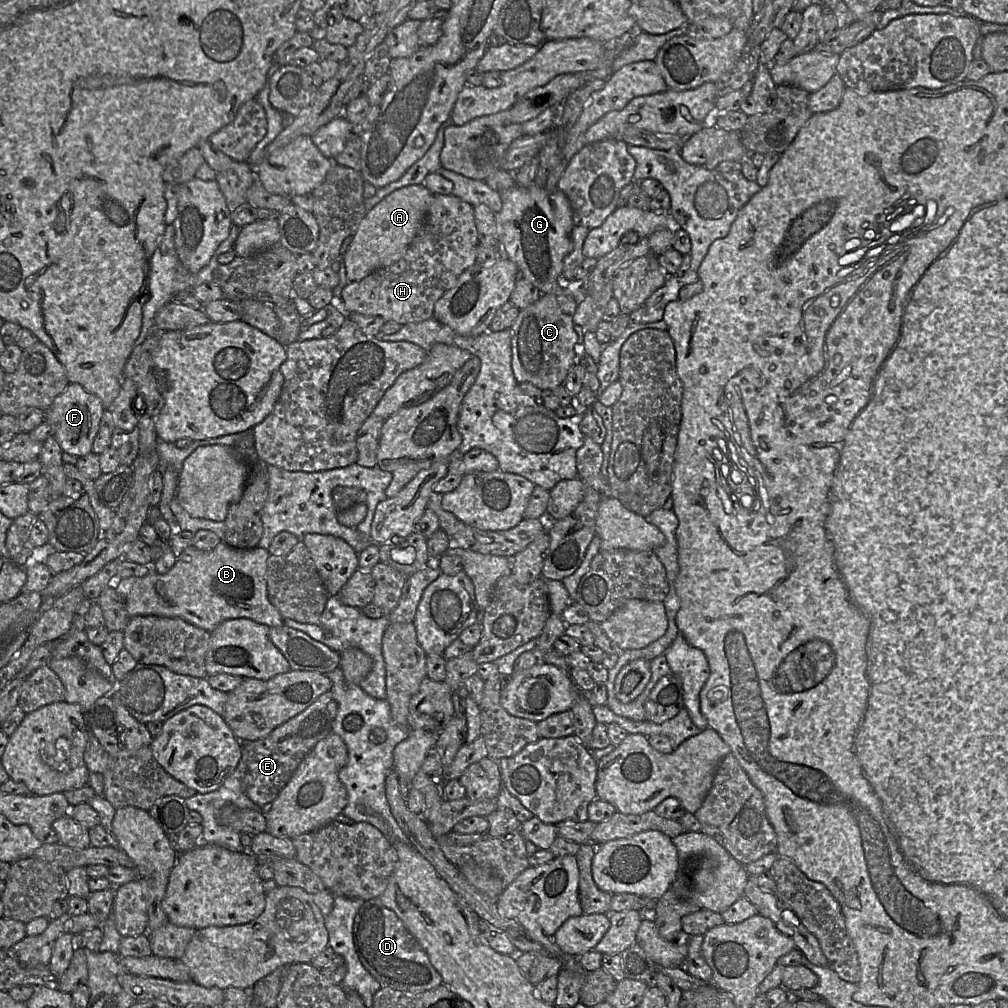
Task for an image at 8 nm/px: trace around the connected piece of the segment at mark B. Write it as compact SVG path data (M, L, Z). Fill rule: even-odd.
M223 541L212 550L190 546L167 573L151 570L144 577L116 579L110 586L125 600L129 617L178 617L208 632L225 620L237 618L279 627L284 625L284 618L268 598L266 570L269 556L269 550L264 548L239 549Z

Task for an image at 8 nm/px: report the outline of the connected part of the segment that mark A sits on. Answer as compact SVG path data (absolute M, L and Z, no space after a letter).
M409 185L387 195L361 220L344 254L346 277L349 282L360 281L372 272L400 260L421 228L433 194L423 185Z

